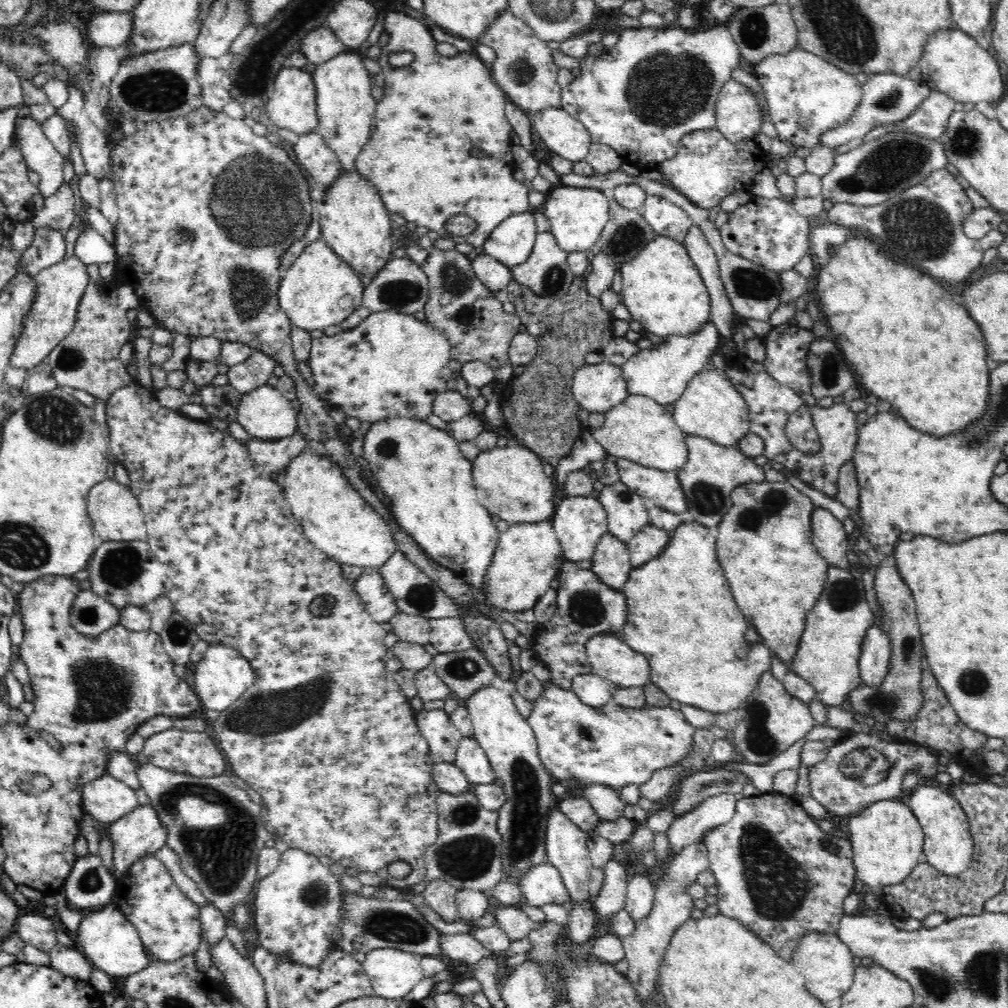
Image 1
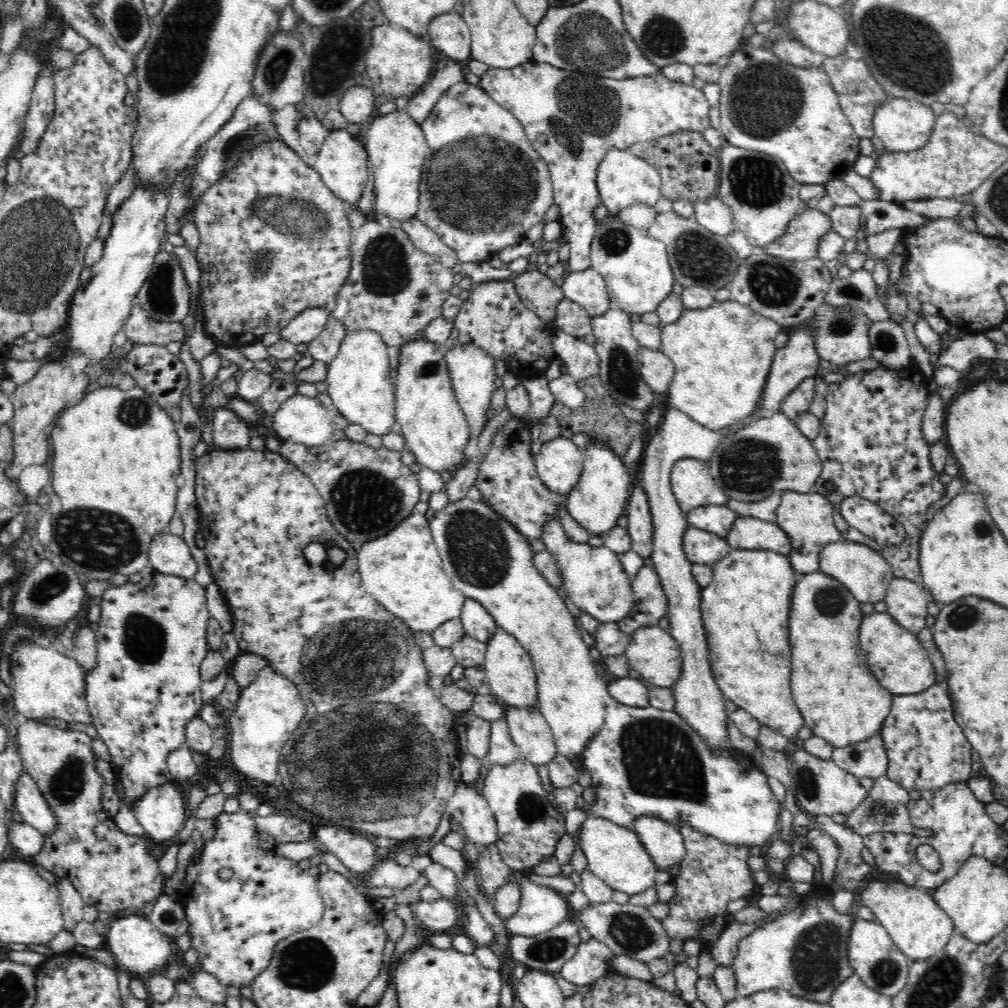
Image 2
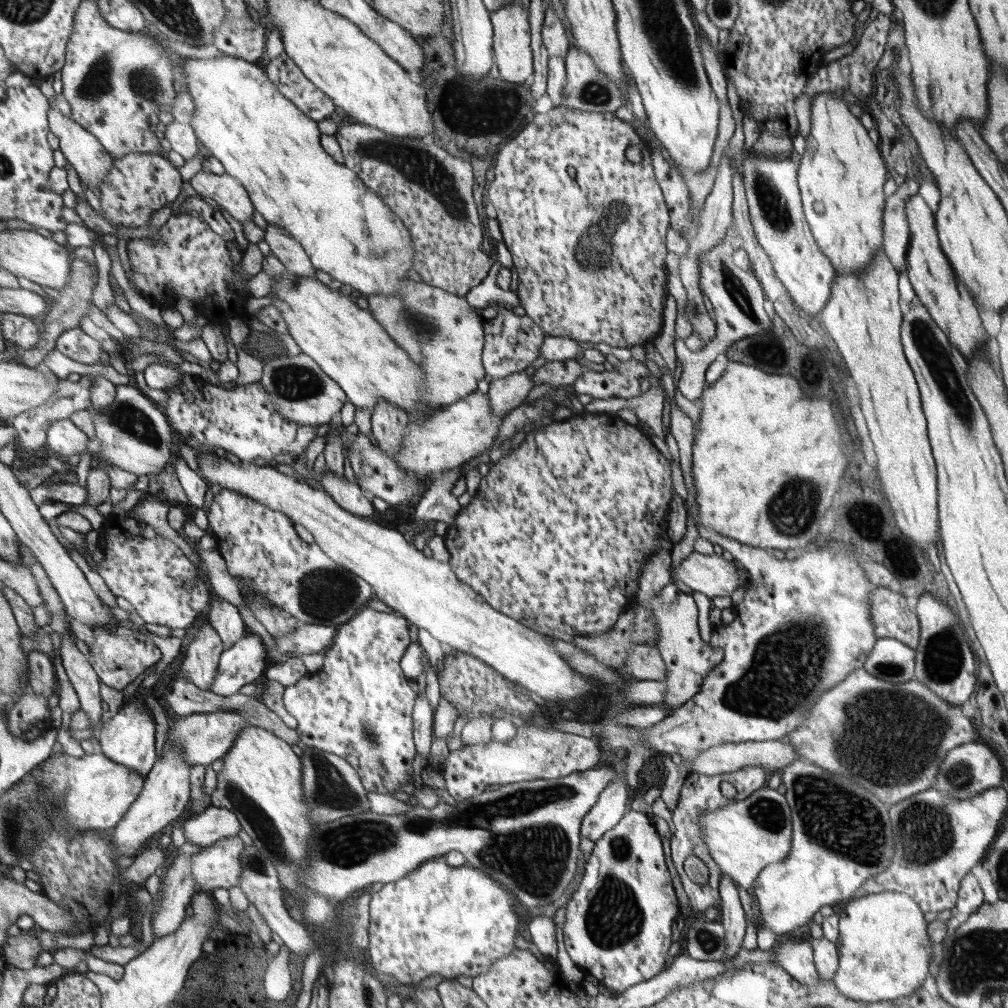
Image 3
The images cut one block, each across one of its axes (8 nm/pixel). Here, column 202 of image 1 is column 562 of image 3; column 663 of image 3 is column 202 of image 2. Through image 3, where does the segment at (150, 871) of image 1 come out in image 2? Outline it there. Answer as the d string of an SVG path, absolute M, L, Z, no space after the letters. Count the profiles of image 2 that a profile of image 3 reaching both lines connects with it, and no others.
M244 792L242 810L216 818L218 838L208 842L200 866L192 866L182 898L178 900L190 920L194 950L198 950L198 968L214 974L224 986L250 986L264 972L276 952L276 946L300 932L320 924L326 904L318 880L298 868L292 860L258 850L258 828L252 820L262 800Z

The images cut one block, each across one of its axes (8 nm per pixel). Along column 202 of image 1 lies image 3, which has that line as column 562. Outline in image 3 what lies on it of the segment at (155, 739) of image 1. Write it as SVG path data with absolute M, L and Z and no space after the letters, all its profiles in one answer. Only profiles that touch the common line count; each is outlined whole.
M525 724L525 728L517 728L517 734L509 742L499 742L491 736L491 742L485 746L465 746L463 750L449 752L443 760L441 774L445 776L445 790L459 804L483 794L487 786L495 788L529 780L555 780L569 776L571 772L593 770L601 766L601 756L601 746L591 738Z

